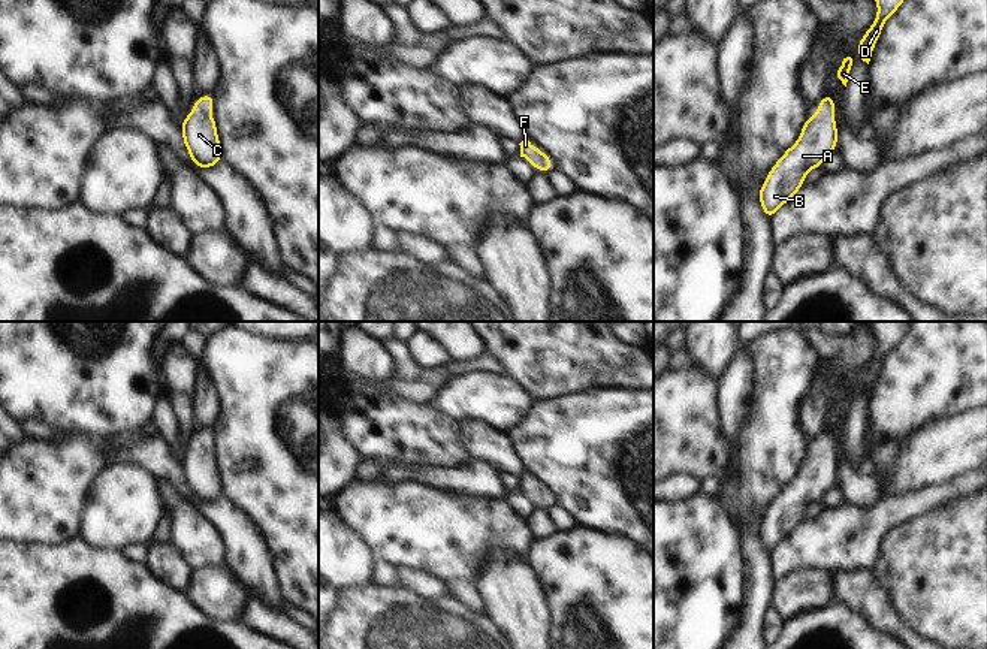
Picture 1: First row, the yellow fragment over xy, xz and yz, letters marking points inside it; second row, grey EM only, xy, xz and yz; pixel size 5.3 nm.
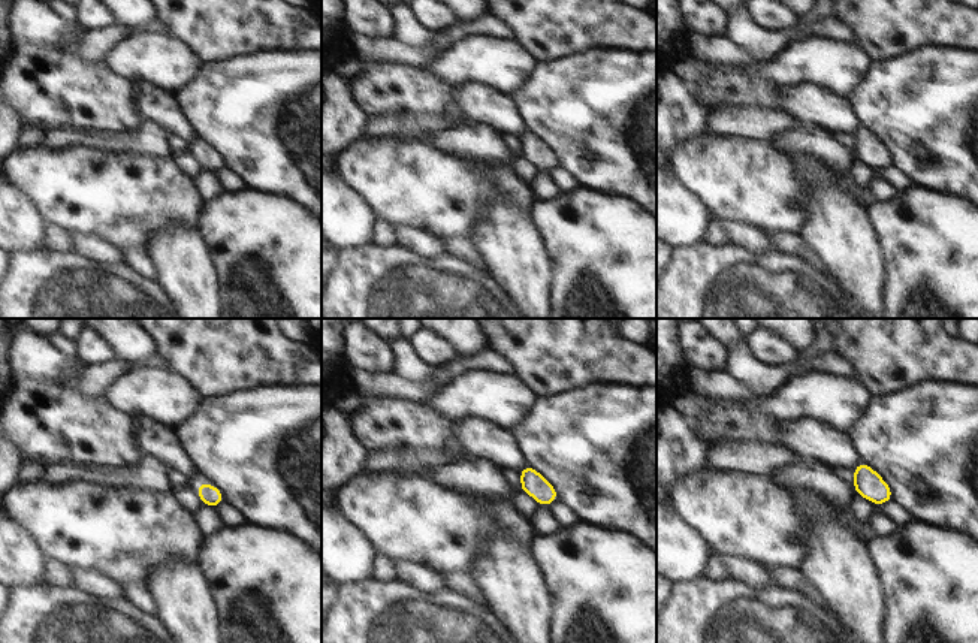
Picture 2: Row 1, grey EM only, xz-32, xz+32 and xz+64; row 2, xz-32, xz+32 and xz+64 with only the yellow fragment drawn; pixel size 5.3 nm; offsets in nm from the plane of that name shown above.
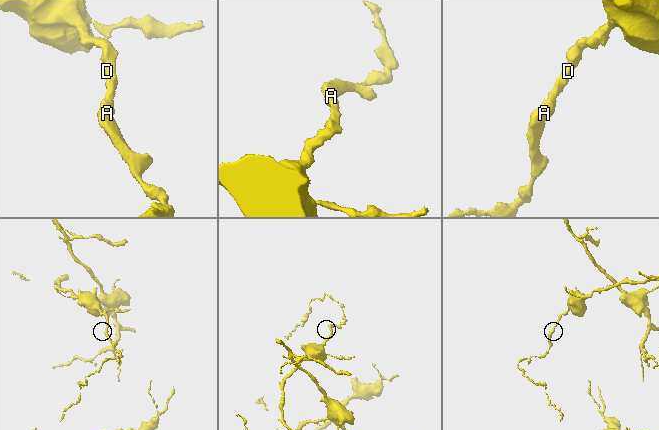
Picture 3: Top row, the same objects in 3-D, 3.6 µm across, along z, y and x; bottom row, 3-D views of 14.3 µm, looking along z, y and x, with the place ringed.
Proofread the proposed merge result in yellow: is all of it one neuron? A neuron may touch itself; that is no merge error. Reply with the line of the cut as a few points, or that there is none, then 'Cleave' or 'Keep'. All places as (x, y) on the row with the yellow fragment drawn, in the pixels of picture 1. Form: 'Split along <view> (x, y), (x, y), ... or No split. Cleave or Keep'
No split. Keep.

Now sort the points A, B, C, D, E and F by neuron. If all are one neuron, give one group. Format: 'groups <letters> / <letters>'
groups A B C D E F

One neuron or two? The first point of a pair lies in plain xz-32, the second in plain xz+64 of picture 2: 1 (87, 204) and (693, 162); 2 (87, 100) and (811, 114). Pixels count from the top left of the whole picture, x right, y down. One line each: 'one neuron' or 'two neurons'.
1: one neuron
2: two neurons

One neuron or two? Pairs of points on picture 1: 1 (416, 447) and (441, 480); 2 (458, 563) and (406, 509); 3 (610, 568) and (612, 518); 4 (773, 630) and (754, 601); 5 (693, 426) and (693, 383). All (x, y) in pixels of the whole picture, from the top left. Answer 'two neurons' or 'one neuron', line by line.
1: two neurons
2: one neuron
3: two neurons
4: two neurons
5: one neuron

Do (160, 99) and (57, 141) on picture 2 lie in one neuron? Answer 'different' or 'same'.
different

